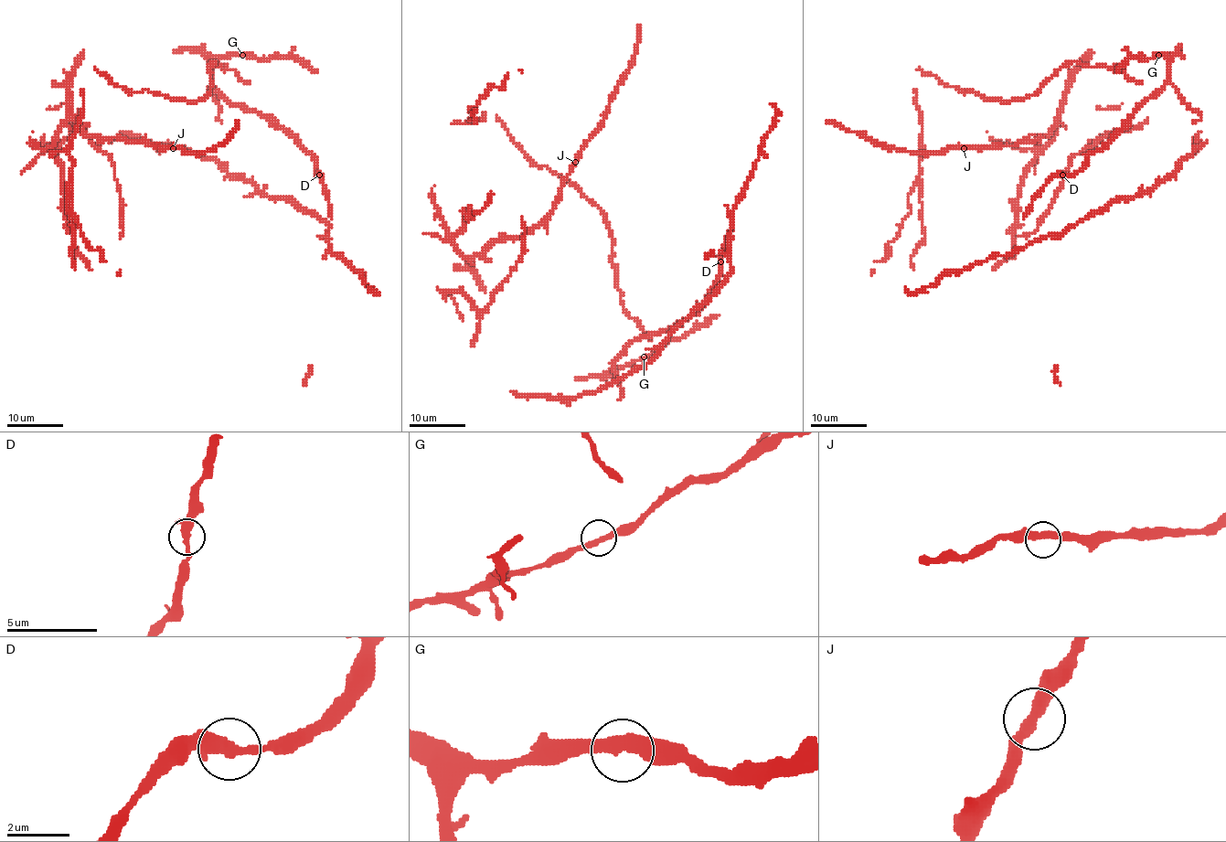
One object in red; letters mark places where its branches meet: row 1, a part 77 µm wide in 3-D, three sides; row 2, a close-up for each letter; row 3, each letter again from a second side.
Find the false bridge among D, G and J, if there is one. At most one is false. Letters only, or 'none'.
none

